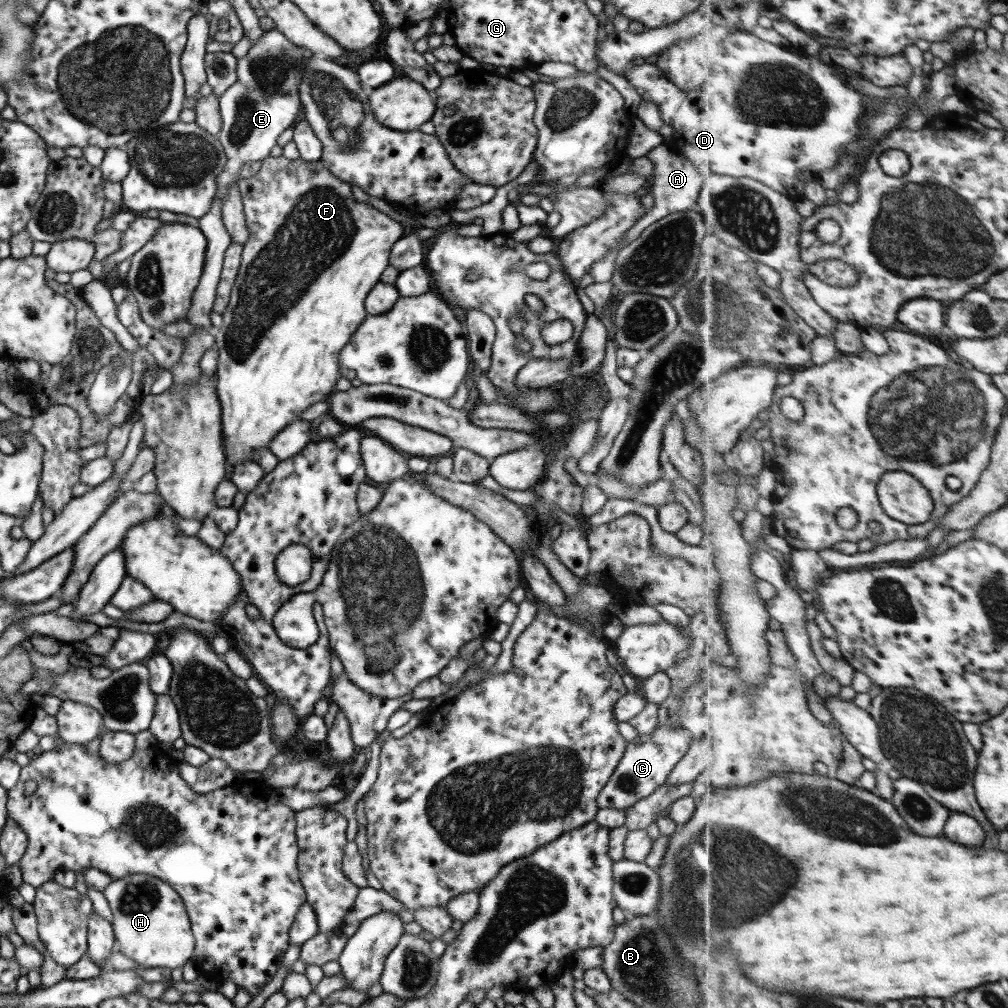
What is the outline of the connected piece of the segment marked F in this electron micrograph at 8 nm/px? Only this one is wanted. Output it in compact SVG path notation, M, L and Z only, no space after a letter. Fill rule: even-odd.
M268 156L262 160L260 170L249 178L240 178L237 181L242 202L245 221L248 227L249 237L243 244L241 254L241 267L237 275L234 287L232 287L231 298L227 309L223 312L224 323L215 330L215 347L218 351L216 396L221 406L221 423L223 431L223 445L225 448L225 459L228 473L235 464L239 462L250 462L255 458L259 450L269 448L271 440L291 422L301 419L302 413L313 403L328 400L335 392L336 382L345 375L342 372L339 361L340 351L350 342L352 335L362 322L367 318L365 299L372 288L380 282L384 270L390 266L390 252L395 242L398 242L404 234L403 223L392 219L386 213L372 207L371 204L356 201L352 193L351 185L336 178L320 160L306 162L298 157L296 160L288 158Z

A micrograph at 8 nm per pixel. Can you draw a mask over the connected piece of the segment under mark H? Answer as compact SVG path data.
M130 874L130 876L113 882L103 892L112 911L113 933L116 949L132 958L140 968L176 968L193 958L195 938L191 922L182 897L172 890L172 886L150 876L150 874Z

